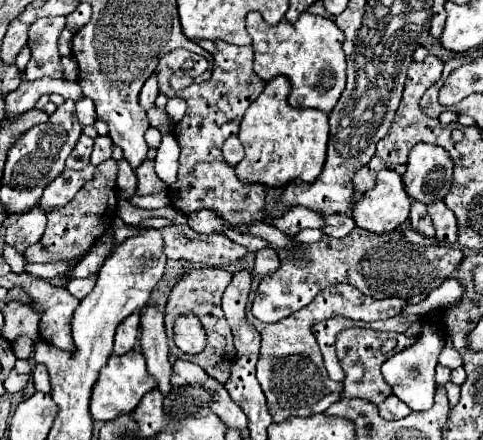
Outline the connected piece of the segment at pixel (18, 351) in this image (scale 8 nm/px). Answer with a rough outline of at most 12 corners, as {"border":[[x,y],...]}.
{"border":[[19,338],[13,344],[18,359],[29,359],[33,340]]}

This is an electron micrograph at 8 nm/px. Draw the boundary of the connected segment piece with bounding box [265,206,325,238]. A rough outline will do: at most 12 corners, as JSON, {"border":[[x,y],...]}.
{"border":[[291,208],[275,220],[265,220],[297,236],[303,228],[325,228],[325,218],[307,208]]}

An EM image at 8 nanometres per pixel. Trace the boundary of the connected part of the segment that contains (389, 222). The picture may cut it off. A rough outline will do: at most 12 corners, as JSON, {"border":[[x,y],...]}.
{"border":[[395,170],[353,204],[359,228],[383,234],[407,220],[411,196]]}

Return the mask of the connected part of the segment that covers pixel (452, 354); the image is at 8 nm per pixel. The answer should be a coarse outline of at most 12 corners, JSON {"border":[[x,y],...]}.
{"border":[[445,336],[439,364],[459,368],[461,356],[455,352],[449,336]]}

